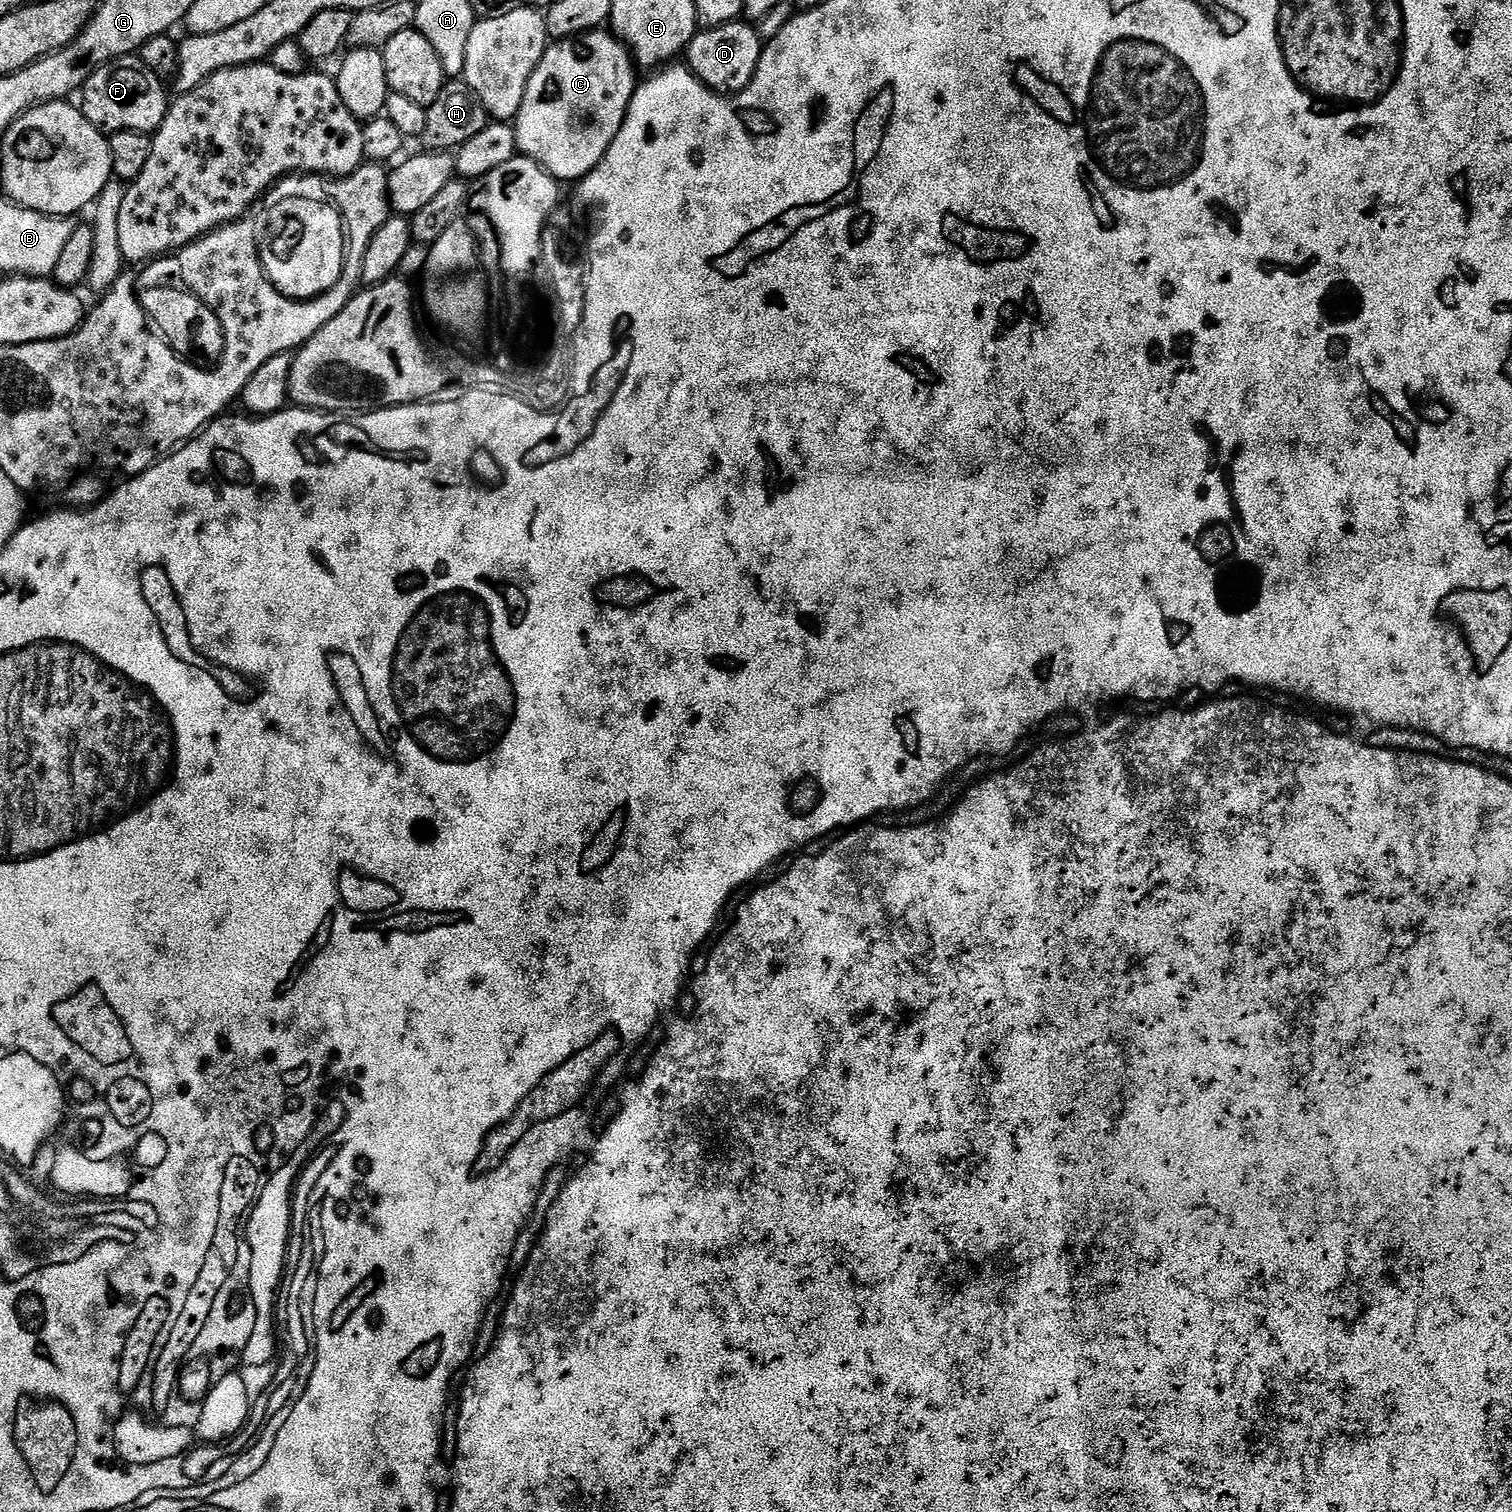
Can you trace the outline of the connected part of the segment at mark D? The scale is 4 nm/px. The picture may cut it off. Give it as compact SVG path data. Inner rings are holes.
M737 18L716 27L705 27L697 31L686 49L686 67L697 78L721 94L735 94L752 81L762 51L762 36L751 23Z

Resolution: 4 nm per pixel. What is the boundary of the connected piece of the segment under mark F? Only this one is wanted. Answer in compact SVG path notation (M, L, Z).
M139 55L119 56L92 69L84 81L82 111L95 128L105 134L134 130L145 134L155 133L168 112L170 95L164 89L165 81L140 61Z

